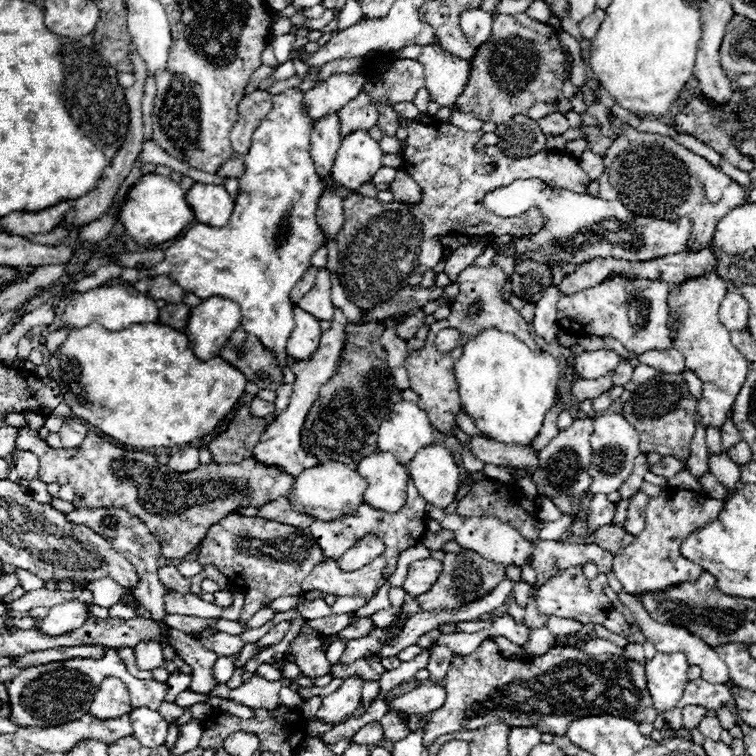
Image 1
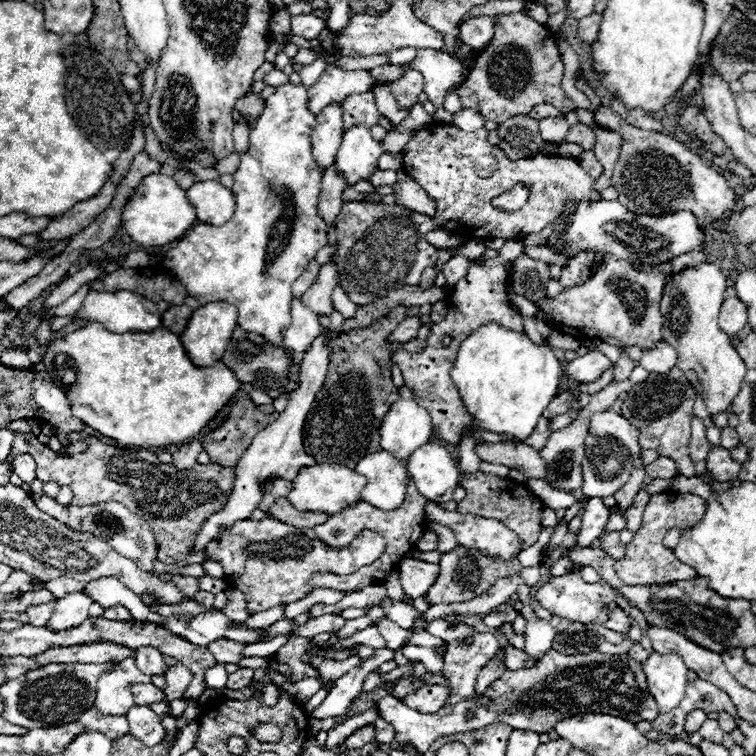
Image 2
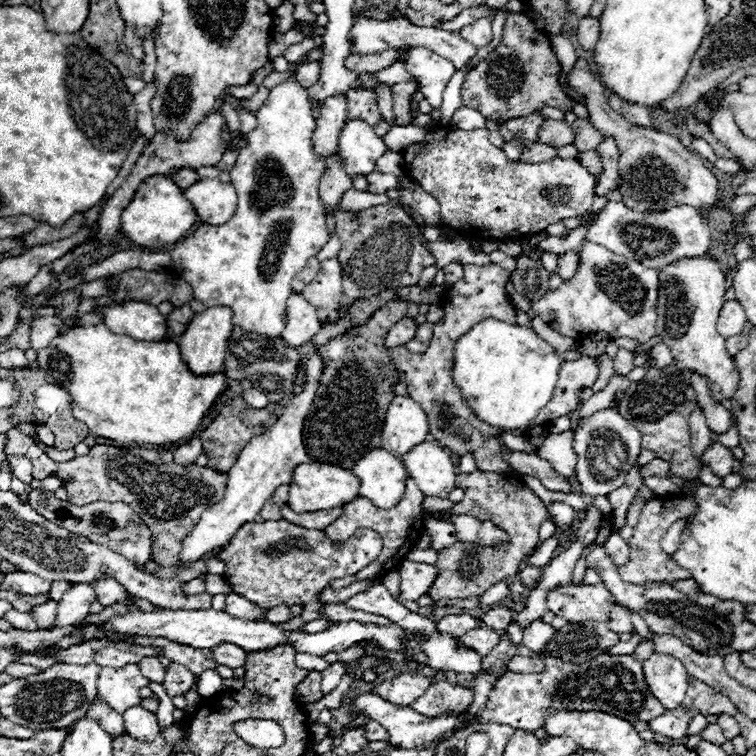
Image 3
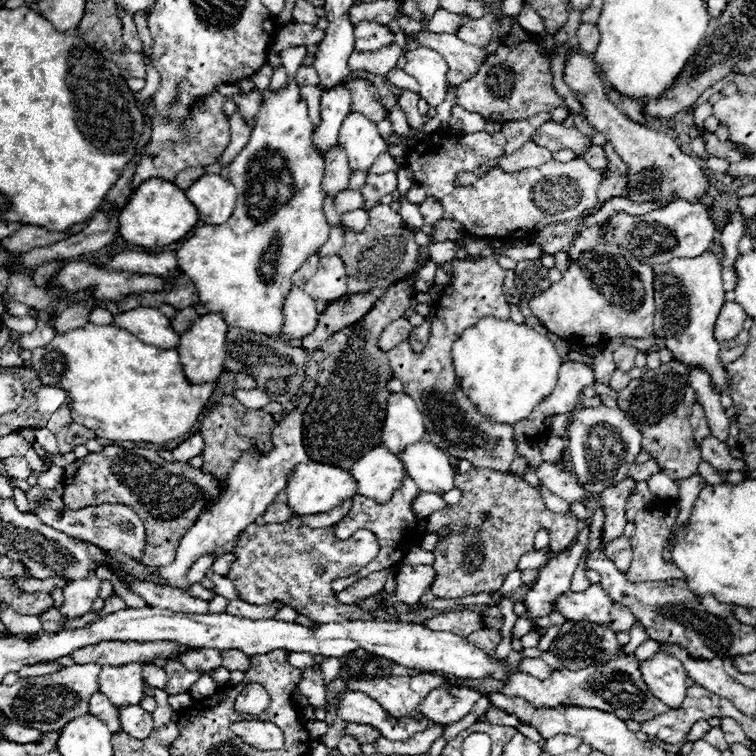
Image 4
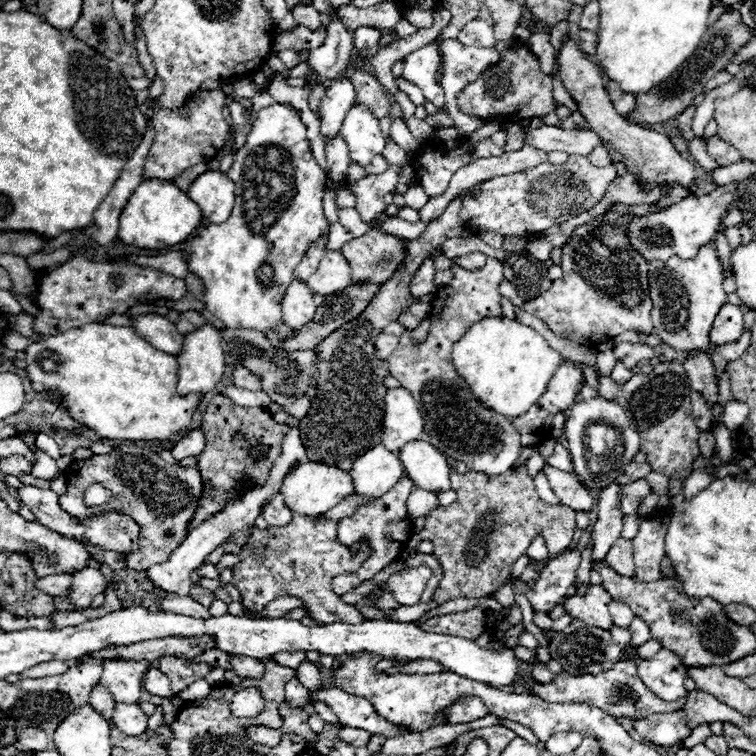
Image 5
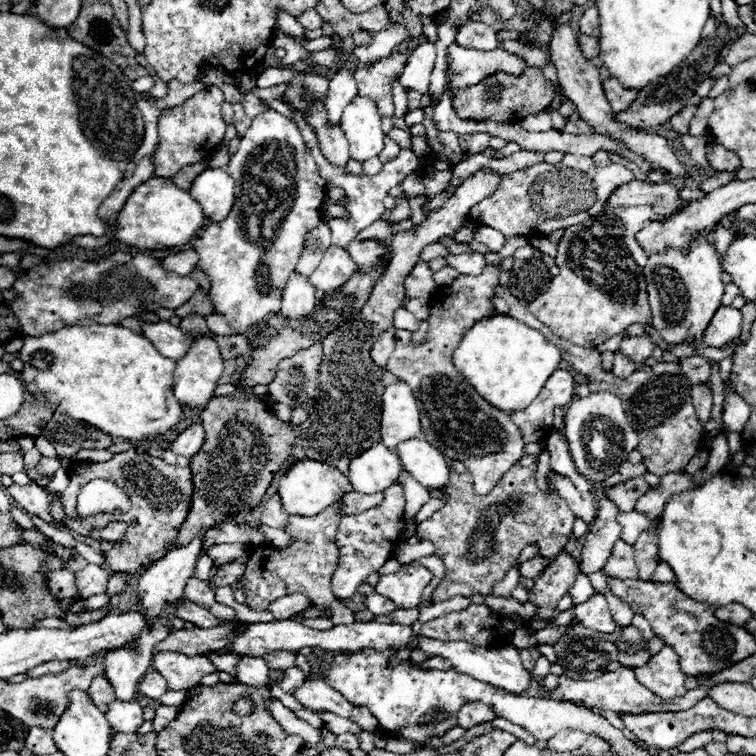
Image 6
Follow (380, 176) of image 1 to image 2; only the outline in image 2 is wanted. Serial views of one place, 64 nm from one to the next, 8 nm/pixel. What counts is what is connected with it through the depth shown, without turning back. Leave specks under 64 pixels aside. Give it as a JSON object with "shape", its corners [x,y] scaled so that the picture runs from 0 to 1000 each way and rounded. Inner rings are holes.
{"shape":[[[497,225],[489,233],[492,246],[505,246],[505,243],[521,243],[524,241],[524,228],[521,225]]]}

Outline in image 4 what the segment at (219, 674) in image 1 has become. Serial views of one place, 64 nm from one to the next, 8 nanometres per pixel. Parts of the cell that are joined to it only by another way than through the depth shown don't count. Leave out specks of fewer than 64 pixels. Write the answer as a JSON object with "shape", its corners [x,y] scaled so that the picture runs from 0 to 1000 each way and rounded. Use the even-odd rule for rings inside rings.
{"shape":[[[270,889],[270,892],[262,897],[262,902],[254,907],[251,921],[259,923],[259,926],[272,926],[272,923],[278,923],[286,913],[288,913],[288,902],[286,902],[283,897],[278,897],[275,889]]]}

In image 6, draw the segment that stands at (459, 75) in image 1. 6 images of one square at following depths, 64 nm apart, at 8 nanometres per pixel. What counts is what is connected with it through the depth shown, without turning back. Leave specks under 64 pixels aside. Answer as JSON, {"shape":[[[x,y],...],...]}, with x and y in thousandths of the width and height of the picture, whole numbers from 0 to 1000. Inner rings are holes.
{"shape":[[[571,56],[548,63],[532,93],[529,111],[569,127],[569,98],[574,93],[574,82],[577,82],[577,61]]]}

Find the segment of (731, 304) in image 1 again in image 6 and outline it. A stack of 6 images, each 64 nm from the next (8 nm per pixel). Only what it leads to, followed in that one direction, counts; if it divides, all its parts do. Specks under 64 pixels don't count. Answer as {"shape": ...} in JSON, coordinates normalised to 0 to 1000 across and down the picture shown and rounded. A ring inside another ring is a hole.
{"shape":[[[952,405],[950,413],[944,415],[939,431],[931,439],[931,455],[934,458],[944,458],[944,460],[955,460],[963,452],[974,450],[979,444],[981,437],[981,415],[979,410],[968,407],[968,405]]]}

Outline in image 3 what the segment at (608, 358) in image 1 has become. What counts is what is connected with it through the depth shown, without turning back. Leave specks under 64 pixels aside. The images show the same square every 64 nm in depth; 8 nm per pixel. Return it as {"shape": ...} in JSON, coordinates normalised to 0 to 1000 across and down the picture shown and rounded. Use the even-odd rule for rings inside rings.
{"shape":[[[770,471],[767,476],[754,476],[743,481],[738,511],[733,516],[733,526],[712,545],[712,553],[701,561],[701,569],[709,561],[722,561],[738,550],[754,548],[767,534],[767,516],[778,513],[791,500],[791,471]]]}

